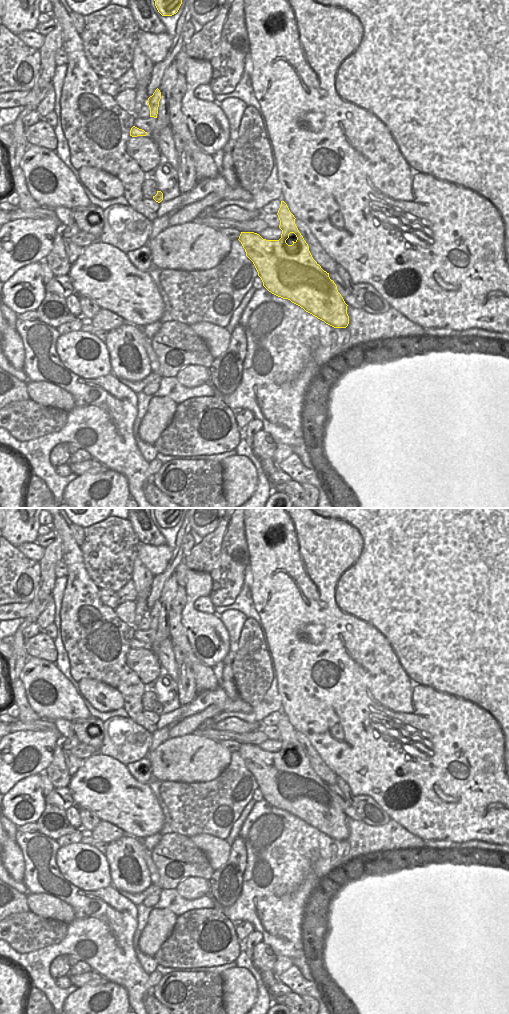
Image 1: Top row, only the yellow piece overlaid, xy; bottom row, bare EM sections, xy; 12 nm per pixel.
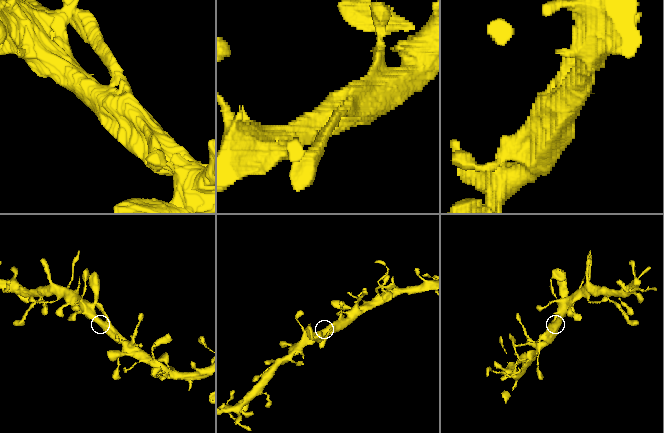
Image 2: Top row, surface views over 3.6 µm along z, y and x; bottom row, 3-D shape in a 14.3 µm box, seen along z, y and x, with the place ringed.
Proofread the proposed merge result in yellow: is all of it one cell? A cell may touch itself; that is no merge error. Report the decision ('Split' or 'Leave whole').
Leave whole.

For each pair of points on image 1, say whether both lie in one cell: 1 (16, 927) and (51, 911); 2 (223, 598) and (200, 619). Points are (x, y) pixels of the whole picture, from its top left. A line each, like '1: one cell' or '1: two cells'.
1: two cells
2: two cells

